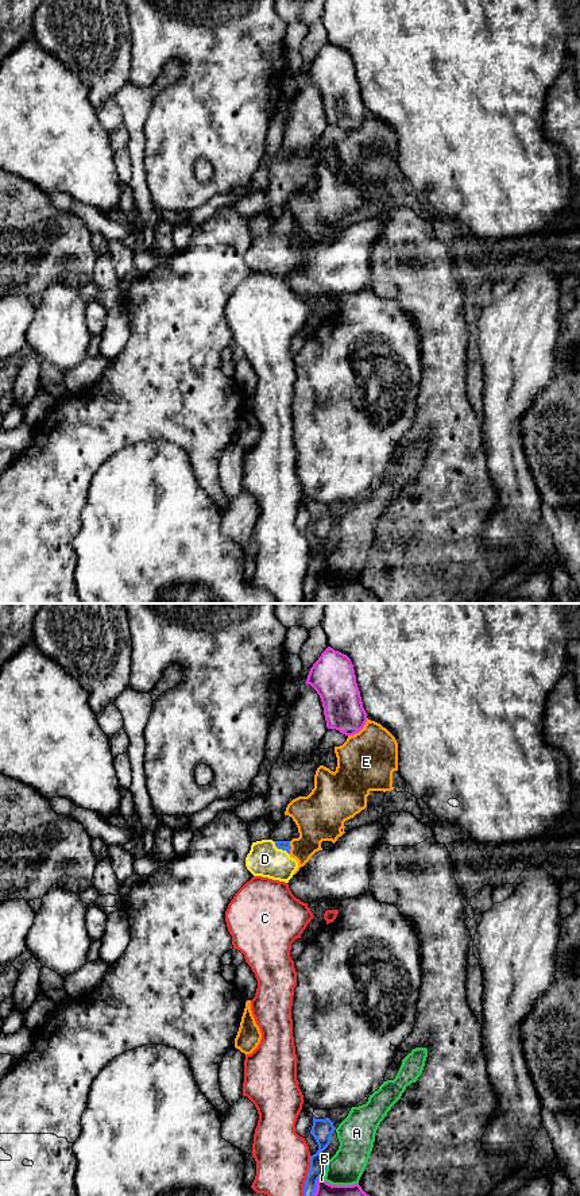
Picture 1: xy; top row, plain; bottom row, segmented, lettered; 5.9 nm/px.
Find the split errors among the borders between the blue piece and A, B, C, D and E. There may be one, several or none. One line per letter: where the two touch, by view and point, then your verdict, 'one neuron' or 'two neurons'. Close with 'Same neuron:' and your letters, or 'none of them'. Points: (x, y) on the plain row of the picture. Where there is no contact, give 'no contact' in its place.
A: xy (325, 563) | two neurons
B: xy (316, 583) | two neurons
C: xy (305, 577) | two neurons
D: xy (281, 243) | one neuron
E: xy (290, 243) | two neurons
Same neuron: D

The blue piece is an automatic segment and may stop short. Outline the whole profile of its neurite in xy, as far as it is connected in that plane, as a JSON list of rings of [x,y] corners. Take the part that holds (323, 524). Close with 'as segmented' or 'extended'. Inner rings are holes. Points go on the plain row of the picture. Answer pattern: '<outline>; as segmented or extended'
[[[313,512],[313,521],[310,529],[314,532],[318,545],[316,549],[310,551],[310,562],[308,567],[308,572],[303,580],[303,599],[305,603],[310,603],[314,589],[317,585],[317,576],[326,566],[326,559],[322,558],[321,548],[328,543],[330,539],[330,532],[336,522],[329,513],[325,514],[316,514]]]; as segmented

